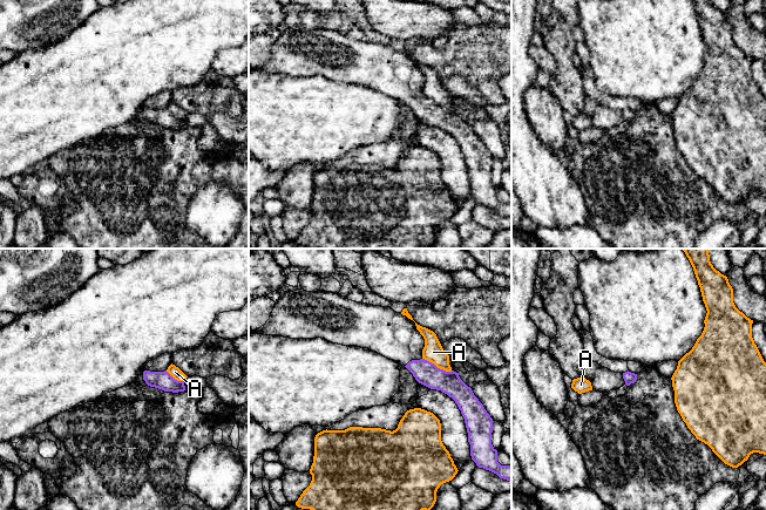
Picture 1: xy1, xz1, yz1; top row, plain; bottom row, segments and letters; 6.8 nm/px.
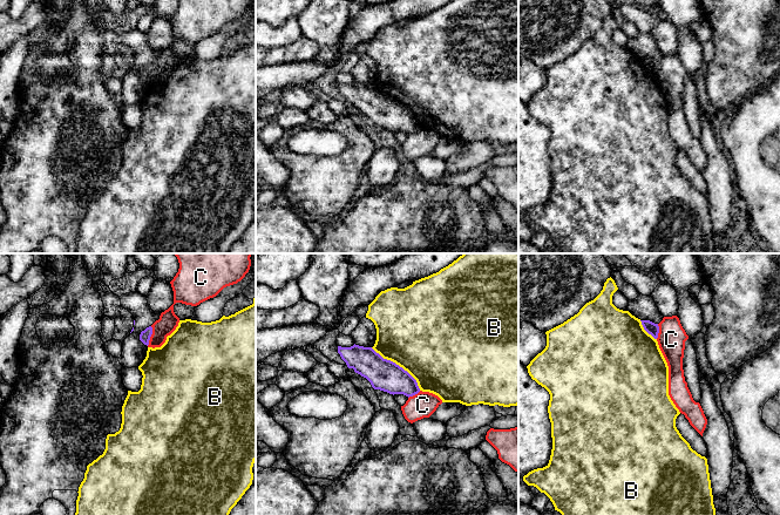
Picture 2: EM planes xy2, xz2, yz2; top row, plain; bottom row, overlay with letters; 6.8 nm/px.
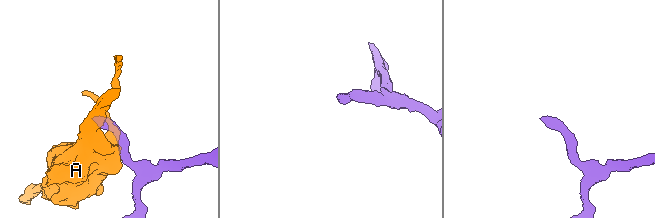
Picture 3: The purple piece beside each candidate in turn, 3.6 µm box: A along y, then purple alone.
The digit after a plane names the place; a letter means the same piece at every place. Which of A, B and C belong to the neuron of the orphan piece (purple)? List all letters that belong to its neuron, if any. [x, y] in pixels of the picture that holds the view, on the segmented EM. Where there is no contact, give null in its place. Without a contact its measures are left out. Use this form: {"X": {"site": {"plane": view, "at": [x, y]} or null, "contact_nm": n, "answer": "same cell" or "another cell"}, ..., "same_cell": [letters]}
{"A": {"site": {"plane": "xz1", "at": [436, 367]}, "contact_nm": 220, "answer": "another cell"}, "B": {"site": {"plane": "xz2", "at": [398, 365]}, "contact_nm": 460, "answer": "another cell"}, "C": {"site": {"plane": "xy2", "at": [150, 336]}, "contact_nm": 140, "answer": "another cell"}, "same_cell": []}

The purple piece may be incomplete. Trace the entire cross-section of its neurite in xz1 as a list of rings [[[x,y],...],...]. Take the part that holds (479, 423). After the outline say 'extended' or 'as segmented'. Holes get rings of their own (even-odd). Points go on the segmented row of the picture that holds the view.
[[[297,290],[287,293],[282,291],[270,319],[253,332],[290,339],[321,338],[332,344],[368,348],[405,366],[419,383],[431,389],[441,390],[455,401],[465,419],[470,456],[476,465],[511,482],[511,465],[501,465],[497,462],[497,450],[492,444],[493,419],[474,395],[472,388],[460,379],[459,373],[440,369],[422,358],[425,339],[416,329],[415,322],[406,315],[394,312],[391,307],[355,302],[332,292]]]; extended

